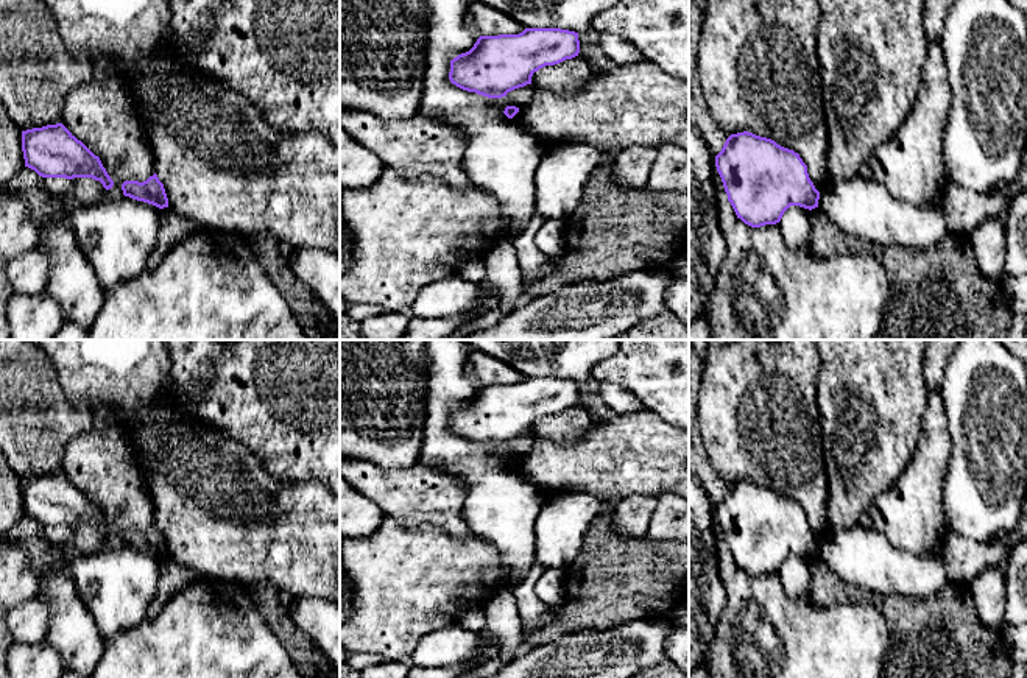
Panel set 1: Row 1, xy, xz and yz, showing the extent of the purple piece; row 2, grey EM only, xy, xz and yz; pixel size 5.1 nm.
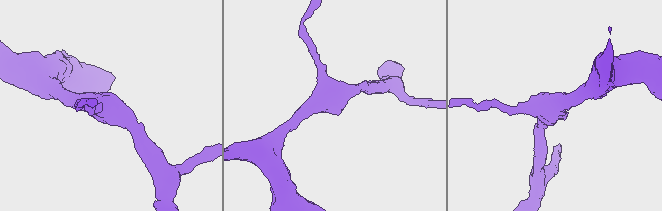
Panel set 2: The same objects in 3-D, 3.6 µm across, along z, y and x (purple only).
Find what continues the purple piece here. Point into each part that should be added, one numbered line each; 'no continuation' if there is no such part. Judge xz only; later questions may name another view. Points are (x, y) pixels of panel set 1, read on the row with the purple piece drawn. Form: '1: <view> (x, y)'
no continuation

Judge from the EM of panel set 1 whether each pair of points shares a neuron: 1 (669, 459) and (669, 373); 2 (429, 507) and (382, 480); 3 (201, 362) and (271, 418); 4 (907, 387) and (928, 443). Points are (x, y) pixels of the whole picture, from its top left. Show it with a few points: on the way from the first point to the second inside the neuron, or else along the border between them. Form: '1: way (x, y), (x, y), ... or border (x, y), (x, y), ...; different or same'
1: border (644, 407), (672, 426); different
2: way (418, 496), (393, 491); same
3: way (218, 379), (225, 385), (242, 388), (254, 401); same
4: border (929, 393), (923, 429), (909, 463); different

